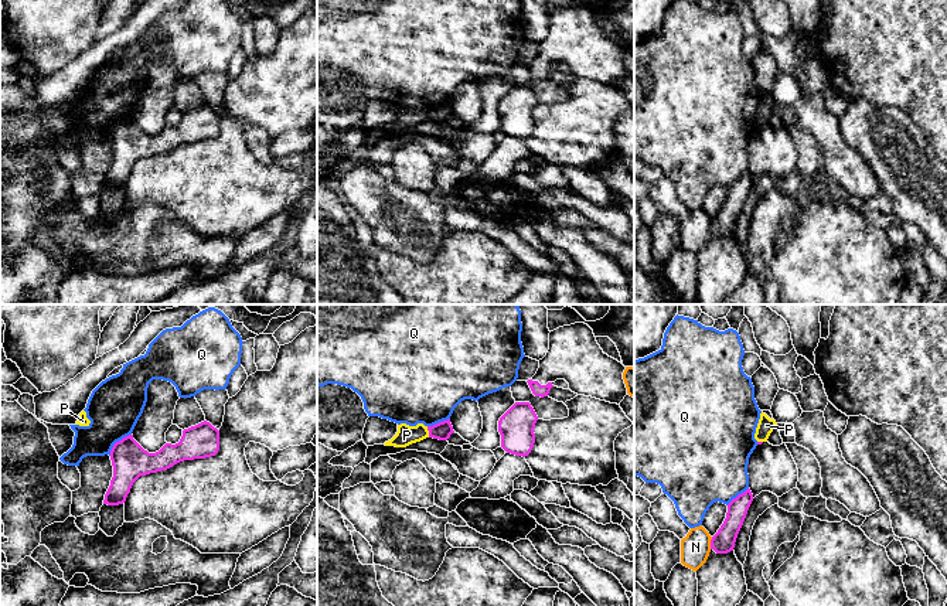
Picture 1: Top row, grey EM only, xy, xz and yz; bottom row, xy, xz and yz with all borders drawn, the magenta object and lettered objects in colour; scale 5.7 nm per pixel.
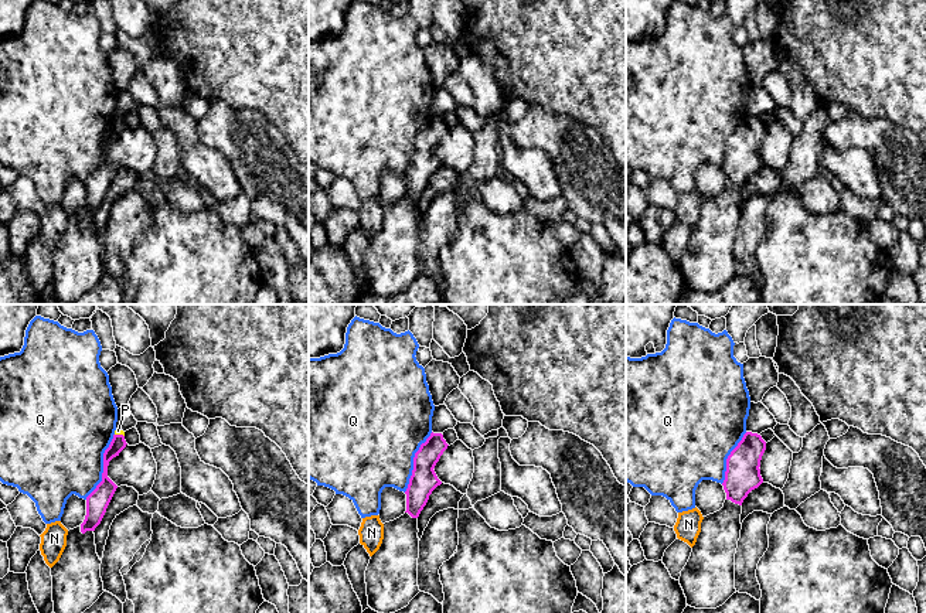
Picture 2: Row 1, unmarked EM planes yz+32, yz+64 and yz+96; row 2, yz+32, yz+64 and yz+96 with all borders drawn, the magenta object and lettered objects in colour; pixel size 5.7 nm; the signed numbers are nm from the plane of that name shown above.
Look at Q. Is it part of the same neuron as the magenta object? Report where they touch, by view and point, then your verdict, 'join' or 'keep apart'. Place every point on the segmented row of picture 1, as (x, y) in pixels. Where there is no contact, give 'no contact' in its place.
contact xy (116, 442); keep apart

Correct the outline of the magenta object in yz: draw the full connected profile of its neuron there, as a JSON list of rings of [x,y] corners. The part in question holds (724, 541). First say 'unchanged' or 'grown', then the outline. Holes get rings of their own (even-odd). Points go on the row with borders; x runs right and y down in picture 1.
unchanged | [[[747,488],[728,504],[726,518],[711,539],[711,549],[716,554],[728,554],[733,551],[737,534],[743,525],[752,501],[753,494],[750,488]]]

